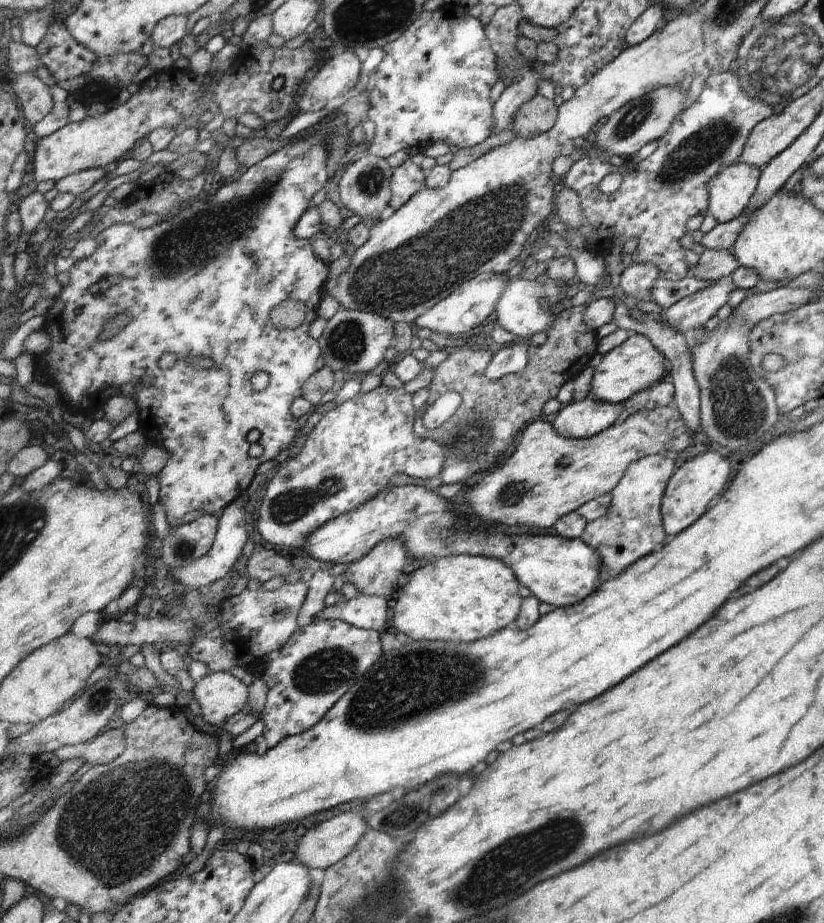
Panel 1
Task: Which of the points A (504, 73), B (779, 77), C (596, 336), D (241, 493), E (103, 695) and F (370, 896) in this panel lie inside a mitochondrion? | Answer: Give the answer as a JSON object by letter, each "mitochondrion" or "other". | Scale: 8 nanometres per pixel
{"A":"other","B":"mitochondrion","C":"other","D":"other","E":"mitochondrion","F":"mitochondrion"}

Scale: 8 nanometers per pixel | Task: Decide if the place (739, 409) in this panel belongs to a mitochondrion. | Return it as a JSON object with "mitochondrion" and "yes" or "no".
{"mitochondrion":"yes"}

